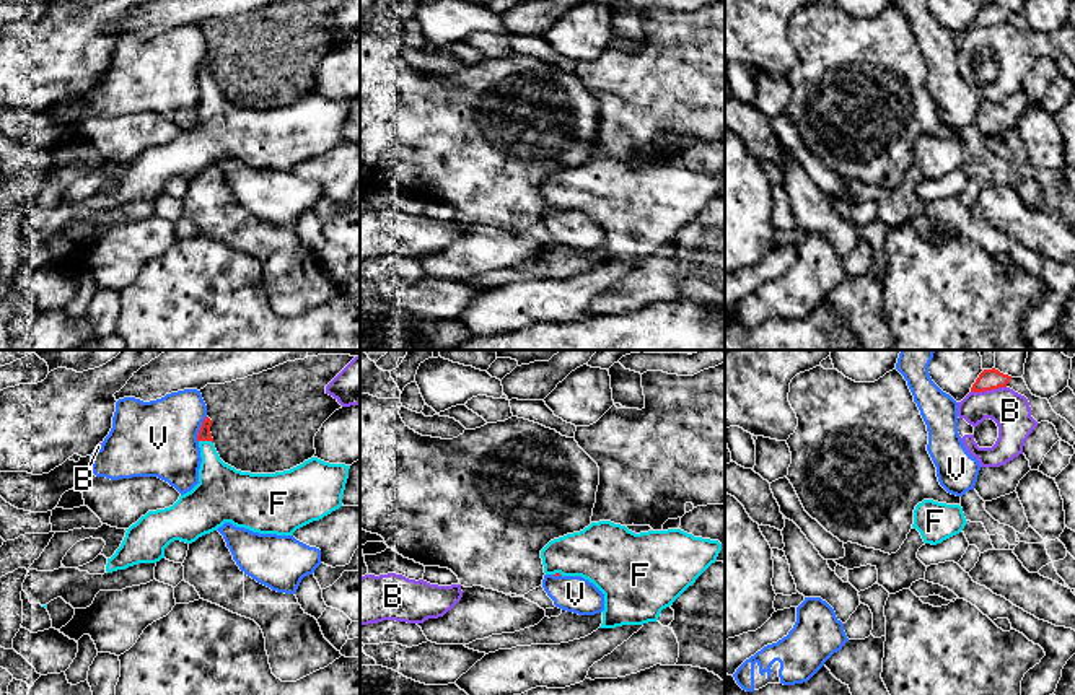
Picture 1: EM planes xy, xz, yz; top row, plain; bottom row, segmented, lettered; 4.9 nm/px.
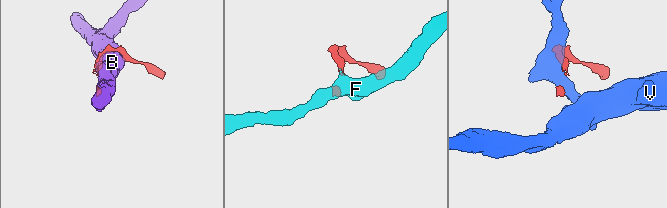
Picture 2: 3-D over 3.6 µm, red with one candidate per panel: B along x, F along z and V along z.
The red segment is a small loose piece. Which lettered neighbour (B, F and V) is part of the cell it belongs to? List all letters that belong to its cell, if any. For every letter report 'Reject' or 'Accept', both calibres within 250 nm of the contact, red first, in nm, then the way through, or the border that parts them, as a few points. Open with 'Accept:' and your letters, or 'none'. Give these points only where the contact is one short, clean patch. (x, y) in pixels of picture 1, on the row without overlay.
Accept: F
B: Reject. Thickness 100 nm (red) against 190 nm
F: Accept. Thickness 60 nm (red) against 220 nm
V: Reject. Thickness 60 nm (red) against 380 nm

